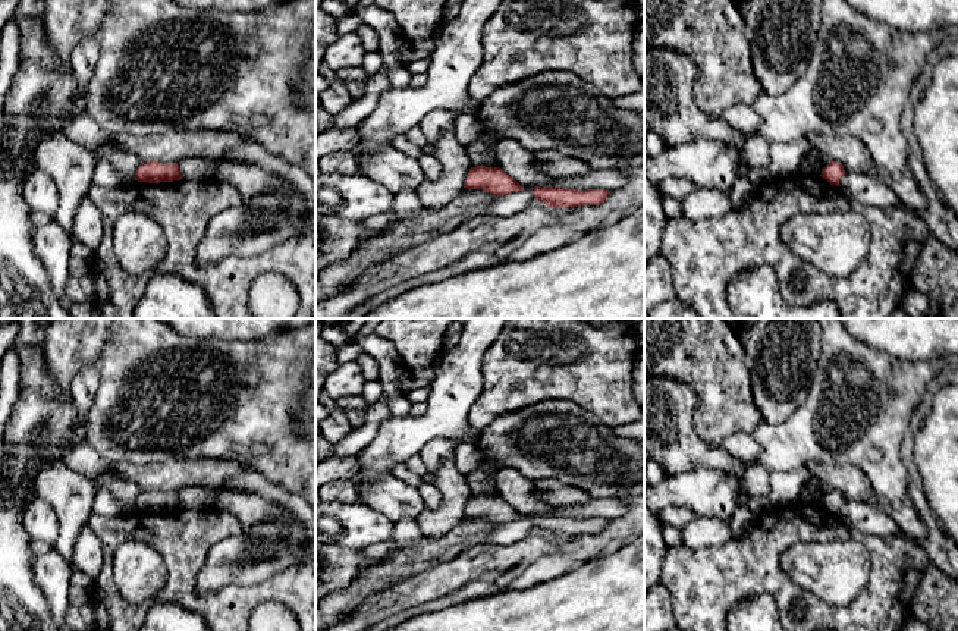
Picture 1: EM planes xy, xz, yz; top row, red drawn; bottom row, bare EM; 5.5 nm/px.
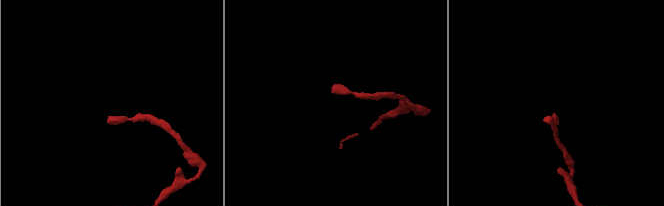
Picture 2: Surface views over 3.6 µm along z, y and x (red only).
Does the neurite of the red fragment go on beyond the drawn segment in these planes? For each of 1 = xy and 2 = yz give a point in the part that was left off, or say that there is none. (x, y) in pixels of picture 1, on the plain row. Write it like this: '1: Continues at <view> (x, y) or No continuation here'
1: No continuation here
2: No continuation here

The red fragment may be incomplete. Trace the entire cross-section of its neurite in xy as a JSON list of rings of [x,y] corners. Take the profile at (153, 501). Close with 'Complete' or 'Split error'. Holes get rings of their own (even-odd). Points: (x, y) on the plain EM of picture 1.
[[[141,490],[134,508],[138,511],[160,512],[180,509],[183,506],[178,492]]]. Complete

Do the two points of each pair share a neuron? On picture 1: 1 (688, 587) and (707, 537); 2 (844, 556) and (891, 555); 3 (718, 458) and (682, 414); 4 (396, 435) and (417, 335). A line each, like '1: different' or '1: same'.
1: different
2: different
3: same
4: different

